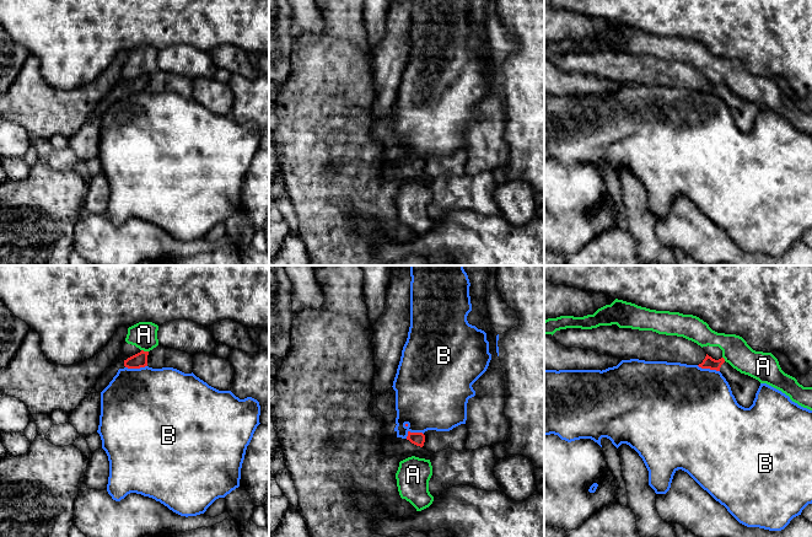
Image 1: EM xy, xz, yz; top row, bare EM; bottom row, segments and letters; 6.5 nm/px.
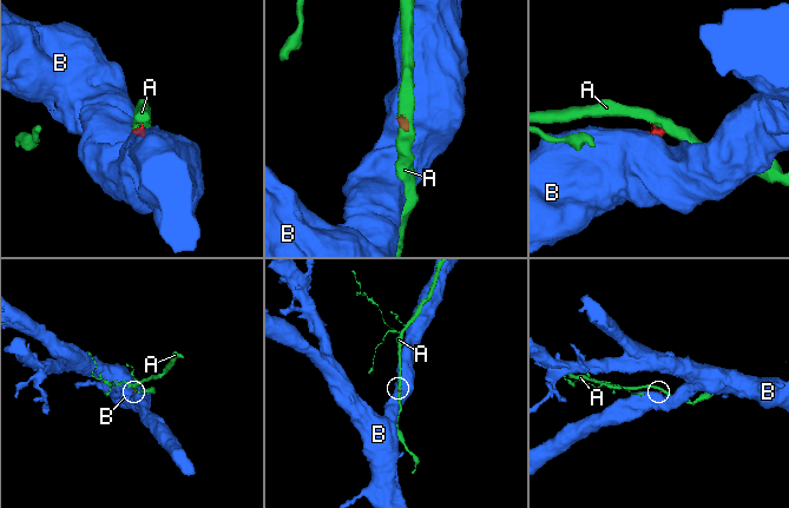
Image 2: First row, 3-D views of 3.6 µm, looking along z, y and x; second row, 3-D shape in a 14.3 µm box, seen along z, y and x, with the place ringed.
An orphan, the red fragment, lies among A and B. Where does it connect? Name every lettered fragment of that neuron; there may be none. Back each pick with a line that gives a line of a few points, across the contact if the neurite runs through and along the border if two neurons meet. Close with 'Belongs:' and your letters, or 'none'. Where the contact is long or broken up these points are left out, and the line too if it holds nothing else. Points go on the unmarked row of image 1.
Belongs: none

